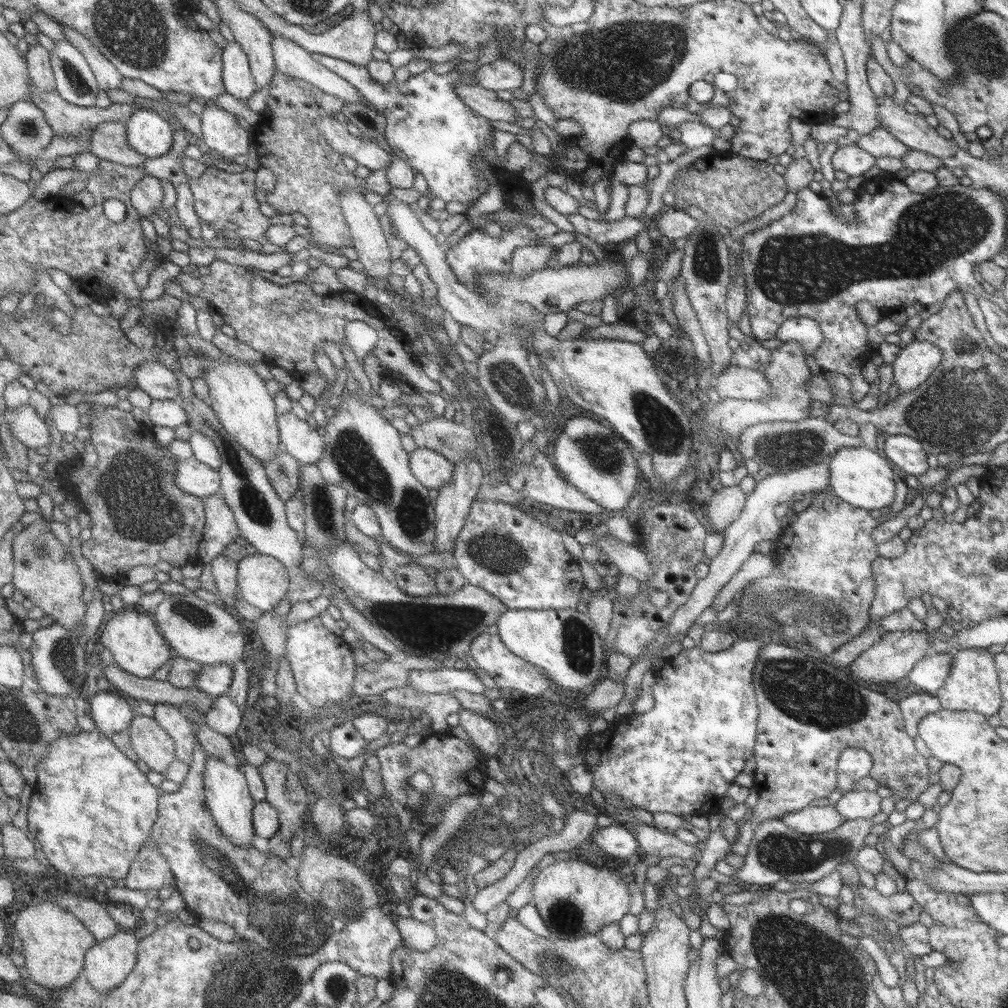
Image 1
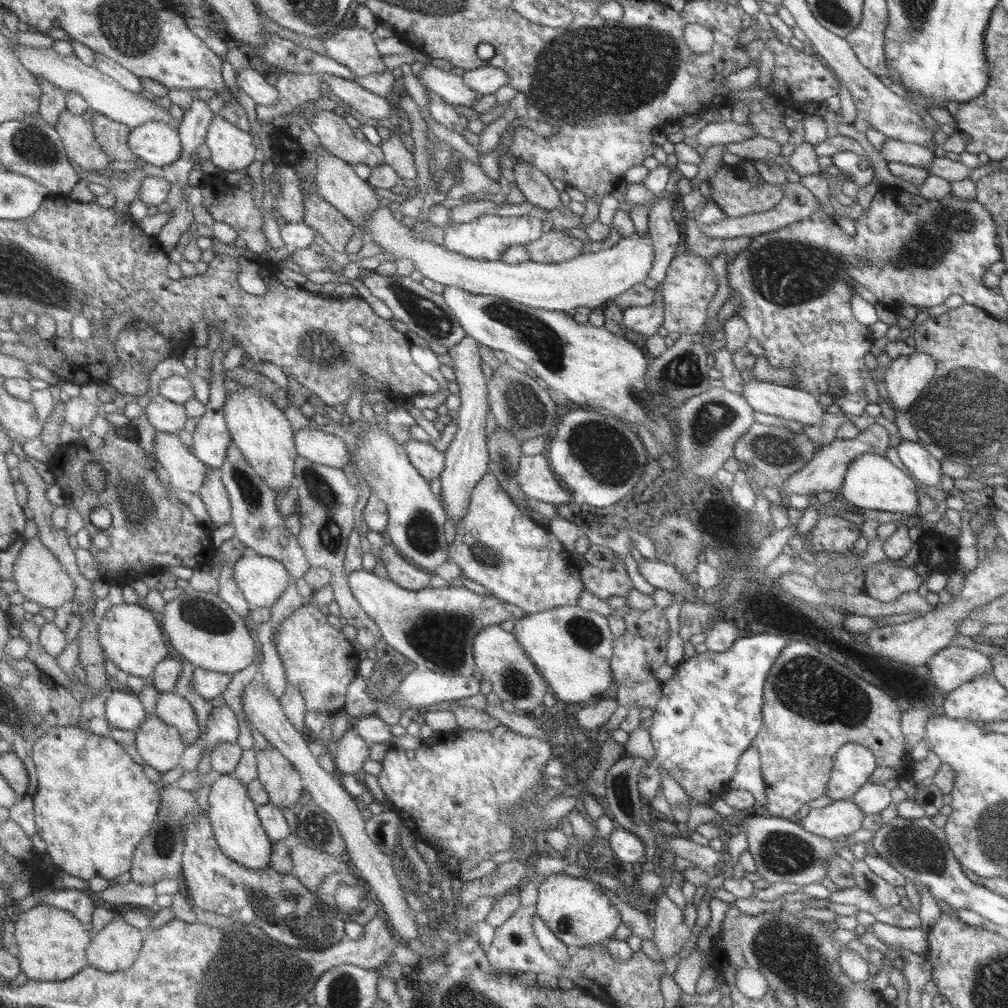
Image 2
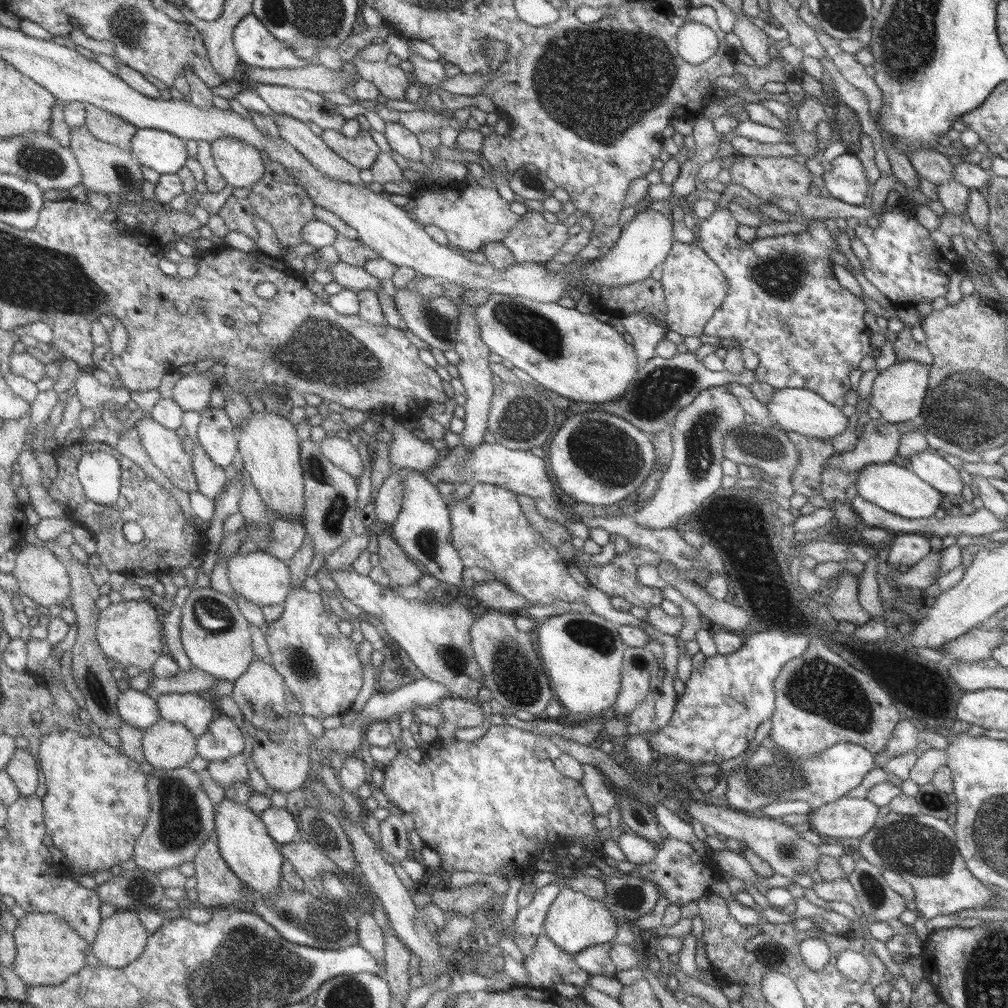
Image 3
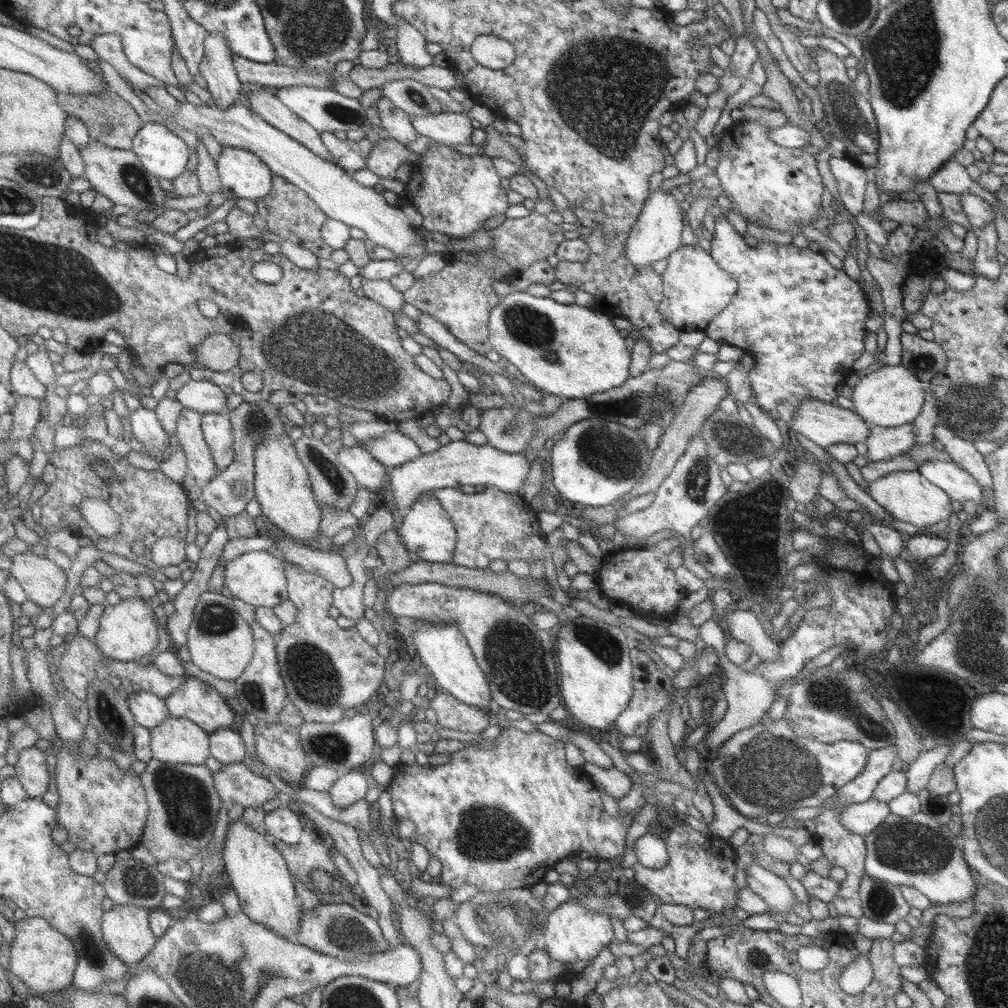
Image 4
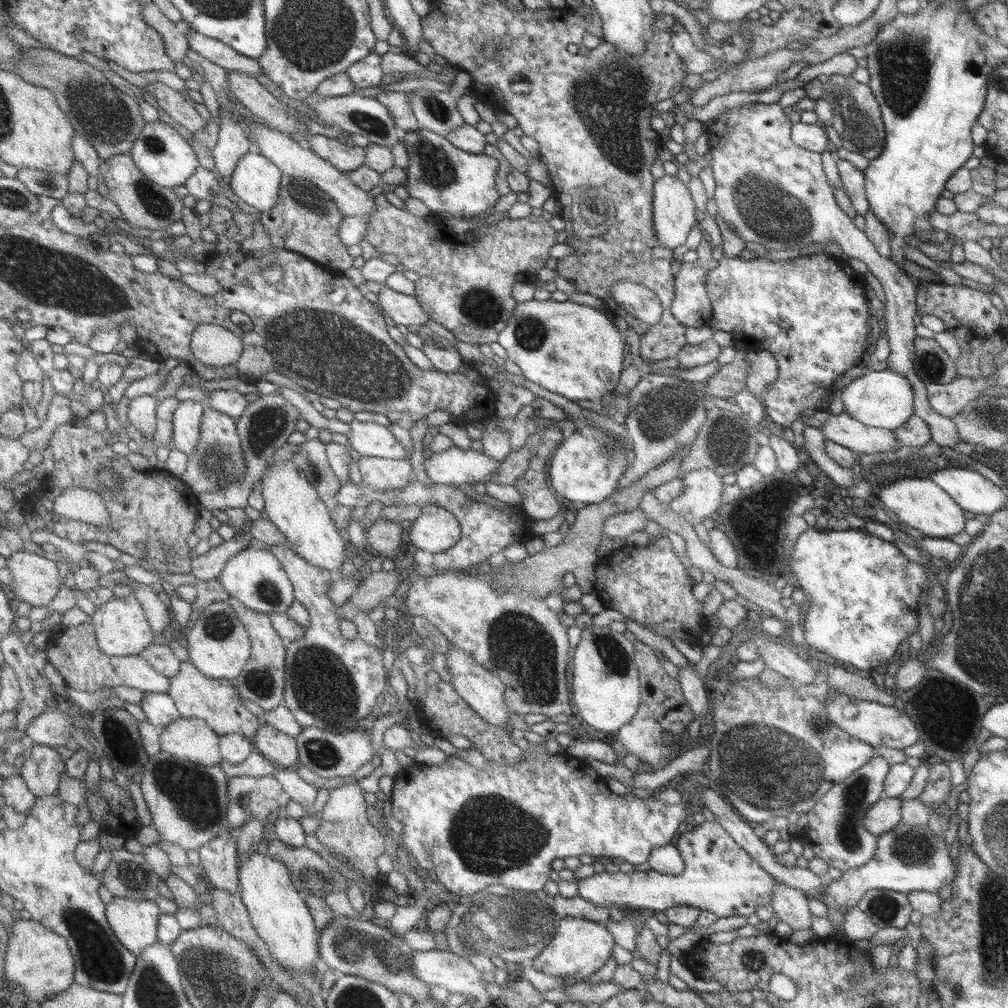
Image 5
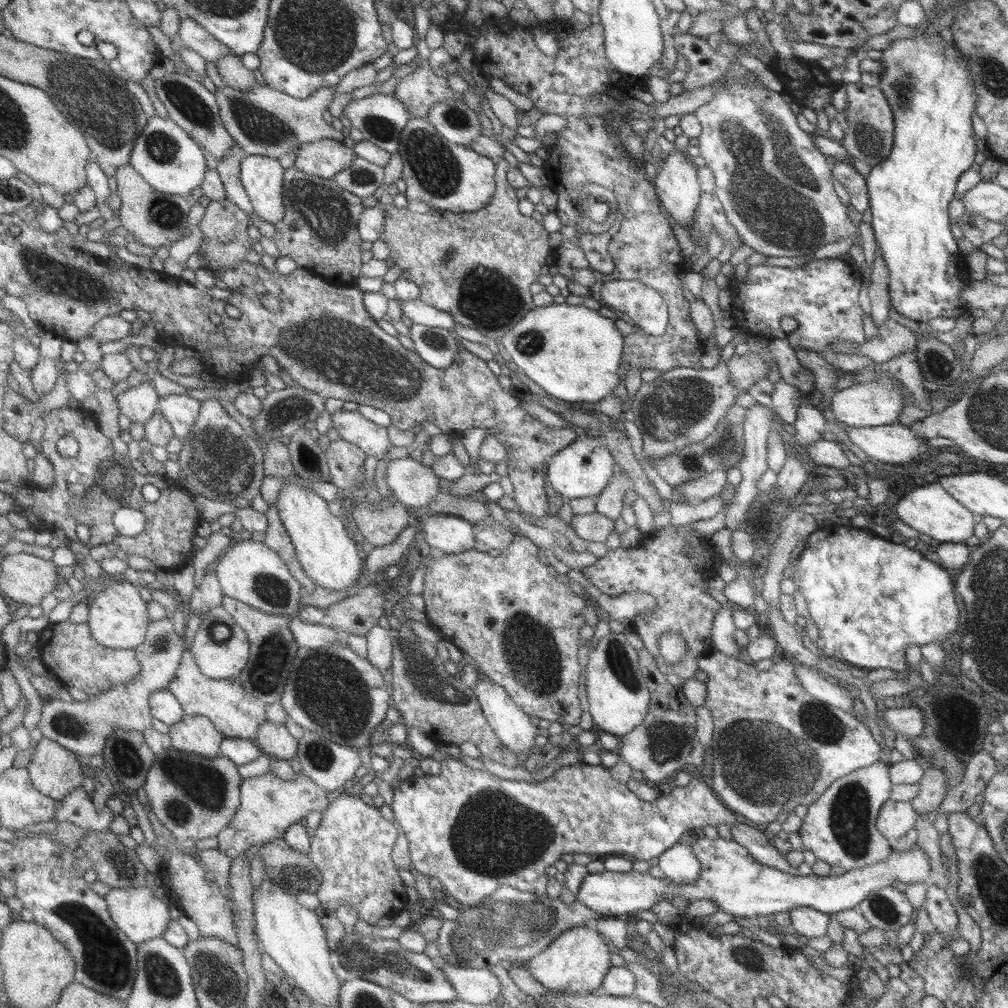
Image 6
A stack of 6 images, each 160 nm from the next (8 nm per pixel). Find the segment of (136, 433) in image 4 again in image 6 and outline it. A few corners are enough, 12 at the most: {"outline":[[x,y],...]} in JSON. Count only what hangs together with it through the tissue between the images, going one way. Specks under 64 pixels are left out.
{"outline":[[151,382],[117,398],[120,413],[143,426],[161,400]]}

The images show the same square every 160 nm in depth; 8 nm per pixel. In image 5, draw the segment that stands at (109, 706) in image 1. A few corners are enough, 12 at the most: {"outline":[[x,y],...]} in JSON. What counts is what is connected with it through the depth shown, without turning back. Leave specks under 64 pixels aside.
{"outline":[[145,693],[140,703],[147,720],[161,731],[179,719],[167,693]]}

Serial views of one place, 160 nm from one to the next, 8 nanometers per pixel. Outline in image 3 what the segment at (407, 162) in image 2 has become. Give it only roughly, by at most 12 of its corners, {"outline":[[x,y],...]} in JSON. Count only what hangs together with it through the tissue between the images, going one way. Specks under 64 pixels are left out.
{"outline":[[398,122],[385,124],[391,150],[421,162],[417,134]]}

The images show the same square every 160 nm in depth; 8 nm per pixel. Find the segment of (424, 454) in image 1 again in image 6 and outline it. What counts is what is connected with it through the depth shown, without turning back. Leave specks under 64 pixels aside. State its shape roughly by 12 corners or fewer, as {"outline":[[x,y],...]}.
{"outline":[[337,411],[343,440],[381,458],[393,446],[387,428],[359,412]]}

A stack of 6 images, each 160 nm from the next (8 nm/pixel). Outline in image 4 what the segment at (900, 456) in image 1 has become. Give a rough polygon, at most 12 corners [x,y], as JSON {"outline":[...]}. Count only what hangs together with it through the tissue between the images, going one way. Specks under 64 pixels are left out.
{"outline":[[923,461],[916,470],[959,504],[988,504],[979,484],[951,461]]}

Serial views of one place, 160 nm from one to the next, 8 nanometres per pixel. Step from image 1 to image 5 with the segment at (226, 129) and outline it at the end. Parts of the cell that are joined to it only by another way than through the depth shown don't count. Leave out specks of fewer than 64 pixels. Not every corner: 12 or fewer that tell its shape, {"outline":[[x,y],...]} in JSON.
{"outline":[[254,151],[241,158],[231,189],[257,212],[280,200],[284,172]]}

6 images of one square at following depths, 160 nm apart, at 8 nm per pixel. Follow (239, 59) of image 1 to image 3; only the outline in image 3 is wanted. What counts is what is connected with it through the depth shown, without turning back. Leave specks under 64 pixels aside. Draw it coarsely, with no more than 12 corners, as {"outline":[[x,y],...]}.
{"outline":[[271,84],[253,87],[270,110],[323,131],[347,118],[320,92]]}

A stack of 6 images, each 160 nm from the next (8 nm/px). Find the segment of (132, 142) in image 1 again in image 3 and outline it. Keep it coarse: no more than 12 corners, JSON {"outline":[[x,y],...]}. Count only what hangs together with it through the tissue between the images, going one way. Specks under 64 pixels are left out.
{"outline":[[139,128],[131,152],[142,166],[175,174],[187,162],[185,141]]}

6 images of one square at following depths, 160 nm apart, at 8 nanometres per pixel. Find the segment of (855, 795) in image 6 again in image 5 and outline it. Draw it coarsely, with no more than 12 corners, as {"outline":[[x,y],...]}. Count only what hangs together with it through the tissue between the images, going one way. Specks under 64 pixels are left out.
{"outline":[[876,754],[833,784],[801,837],[840,873],[875,853],[863,817],[890,765]]}

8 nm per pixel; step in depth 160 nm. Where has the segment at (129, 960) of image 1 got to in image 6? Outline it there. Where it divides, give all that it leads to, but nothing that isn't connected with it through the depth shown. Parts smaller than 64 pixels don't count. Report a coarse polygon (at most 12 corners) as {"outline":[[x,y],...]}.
{"outline":[[151,888],[112,889],[117,926],[138,945],[165,934],[167,901]]}

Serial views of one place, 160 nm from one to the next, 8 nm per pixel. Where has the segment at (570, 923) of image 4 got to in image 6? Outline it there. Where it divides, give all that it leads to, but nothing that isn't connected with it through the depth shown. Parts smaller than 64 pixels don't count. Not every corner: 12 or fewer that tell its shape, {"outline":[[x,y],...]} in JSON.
{"outline":[[588,926],[561,933],[522,965],[547,990],[581,995],[609,971]]}

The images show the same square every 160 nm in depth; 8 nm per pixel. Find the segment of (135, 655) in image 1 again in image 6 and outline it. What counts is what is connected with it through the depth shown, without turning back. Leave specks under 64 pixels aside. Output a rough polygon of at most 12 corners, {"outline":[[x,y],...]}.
{"outline":[[112,580],[89,603],[93,638],[136,649],[151,618],[137,584]]}

